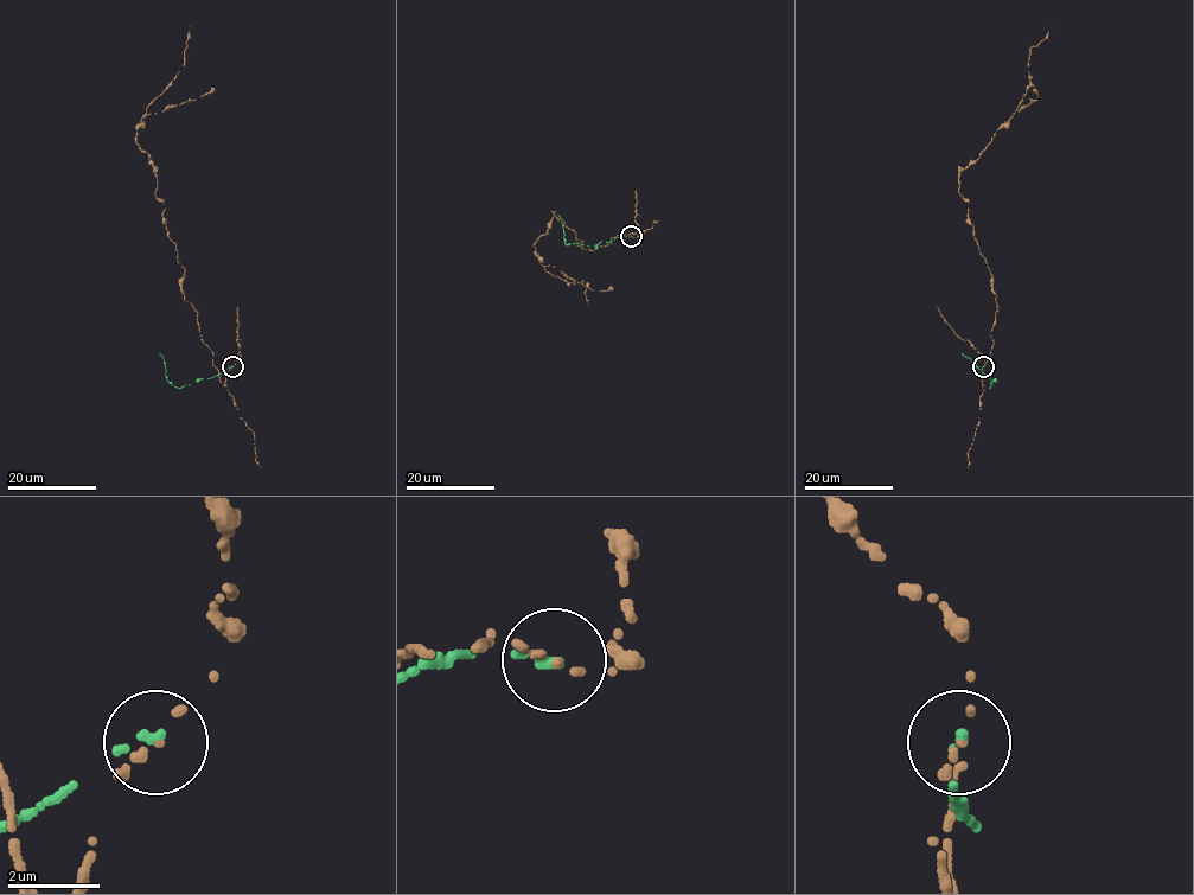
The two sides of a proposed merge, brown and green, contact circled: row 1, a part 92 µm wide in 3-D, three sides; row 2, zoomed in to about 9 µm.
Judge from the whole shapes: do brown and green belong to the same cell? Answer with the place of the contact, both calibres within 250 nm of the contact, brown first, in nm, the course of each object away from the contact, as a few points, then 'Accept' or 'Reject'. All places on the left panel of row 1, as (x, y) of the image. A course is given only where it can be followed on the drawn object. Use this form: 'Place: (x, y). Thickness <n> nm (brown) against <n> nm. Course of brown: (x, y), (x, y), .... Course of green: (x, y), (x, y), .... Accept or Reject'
Place: (232, 366). Thickness 180 nm (brown) against 220 nm. Course of brown: (232, 366), (221, 381), (135, 141), (146, 109), (184, 65), (189, 26). Course of green: (232, 366), (191, 385), (174, 387), (166, 379), (160, 353). Reject

